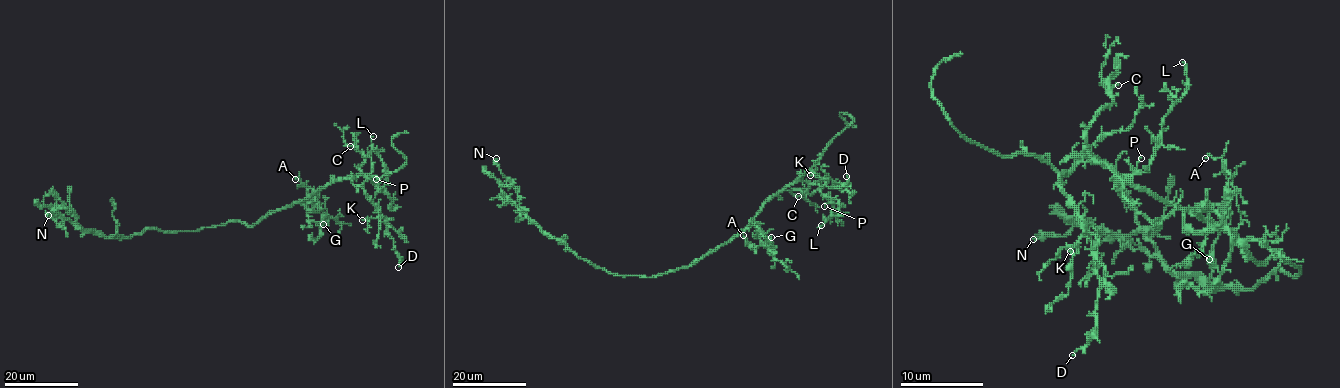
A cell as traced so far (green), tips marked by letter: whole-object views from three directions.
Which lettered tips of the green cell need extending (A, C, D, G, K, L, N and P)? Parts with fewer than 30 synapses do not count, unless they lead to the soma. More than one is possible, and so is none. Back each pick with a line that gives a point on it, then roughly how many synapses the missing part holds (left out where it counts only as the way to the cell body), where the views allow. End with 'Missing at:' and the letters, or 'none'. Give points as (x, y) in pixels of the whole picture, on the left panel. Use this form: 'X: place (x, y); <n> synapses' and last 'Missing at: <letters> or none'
Missing at: none

